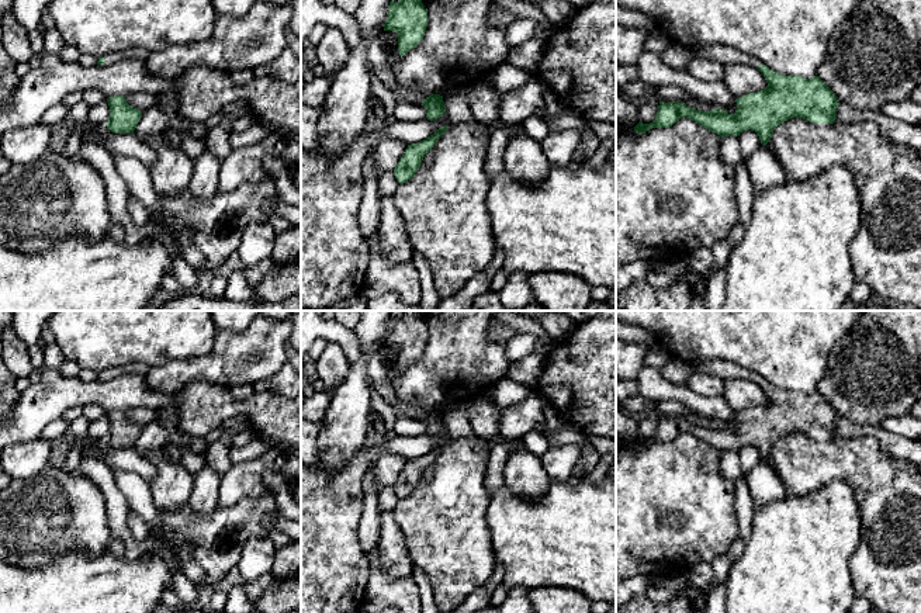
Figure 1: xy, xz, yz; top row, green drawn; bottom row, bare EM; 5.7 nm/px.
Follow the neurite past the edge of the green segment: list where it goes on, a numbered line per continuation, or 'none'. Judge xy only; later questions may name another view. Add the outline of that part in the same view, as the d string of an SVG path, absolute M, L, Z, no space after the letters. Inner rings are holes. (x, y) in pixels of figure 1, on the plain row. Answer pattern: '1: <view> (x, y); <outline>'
1: xy (114, 371); M131 363L127 366L112 366L103 370L105 378L101 381L111 381L122 374L132 373L132 374L146 374L149 367L143 363Z

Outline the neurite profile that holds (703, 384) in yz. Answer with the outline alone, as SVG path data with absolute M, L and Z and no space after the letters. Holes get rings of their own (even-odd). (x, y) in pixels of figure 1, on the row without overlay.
M693 371L686 387L697 395L713 398L723 394L724 381L720 377L707 373Z

